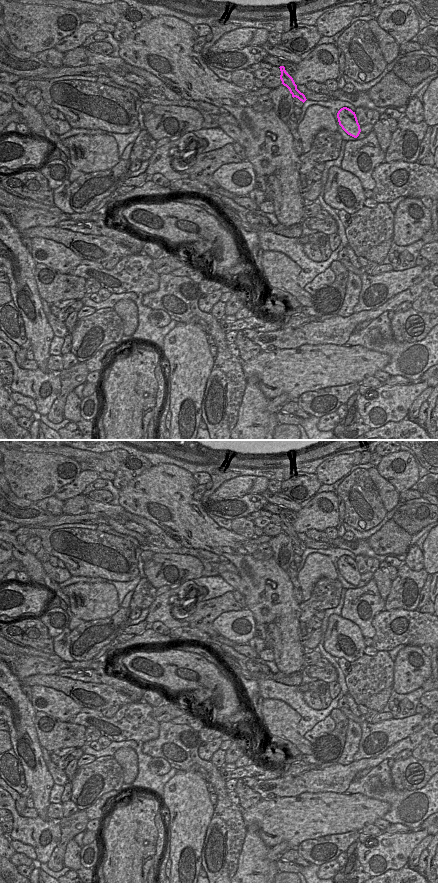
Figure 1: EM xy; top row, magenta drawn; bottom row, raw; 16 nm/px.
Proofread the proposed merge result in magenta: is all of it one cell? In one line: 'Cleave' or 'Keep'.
Keep

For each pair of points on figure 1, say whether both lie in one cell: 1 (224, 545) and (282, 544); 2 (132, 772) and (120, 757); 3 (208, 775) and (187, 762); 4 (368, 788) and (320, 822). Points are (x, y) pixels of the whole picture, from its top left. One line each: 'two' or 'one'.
1: two
2: one
3: one
4: two

